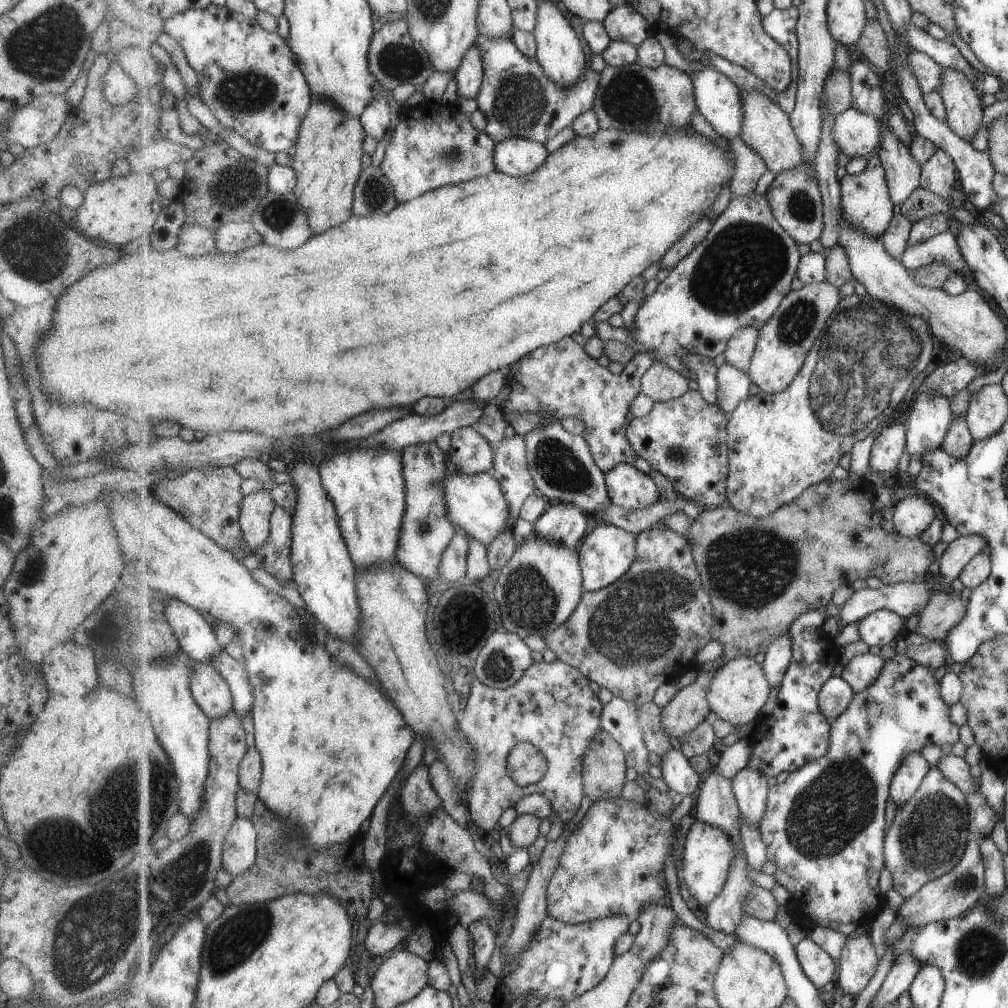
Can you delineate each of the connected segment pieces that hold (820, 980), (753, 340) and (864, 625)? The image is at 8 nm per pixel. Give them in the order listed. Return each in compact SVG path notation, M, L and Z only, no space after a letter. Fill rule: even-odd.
M805 937L796 945L796 952L804 972L817 988L821 989L835 979L838 962L817 942Z
M753 326L739 328L739 331L735 332L735 335L731 336L731 340L728 341L728 346L724 353L726 364L731 364L731 366L735 366L739 370L748 372L758 339L759 330L757 328L753 328Z
M880 609L866 618L859 624L861 640L868 646L881 648L885 645L893 645L895 638L905 626L906 618L901 617L888 609Z

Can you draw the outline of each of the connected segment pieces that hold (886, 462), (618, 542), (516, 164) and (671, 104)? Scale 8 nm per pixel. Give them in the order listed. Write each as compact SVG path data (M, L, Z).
M894 421L887 426L879 438L877 438L872 449L870 470L877 474L894 472L899 466L901 456L905 454L907 447L908 429L901 422Z
M604 523L593 529L579 550L584 591L602 590L617 582L623 574L627 574L627 570L635 563L637 547L635 538L637 535L610 523Z
M514 137L496 144L498 171L507 172L507 176L525 176L529 172L535 172L549 156L551 156L551 152L546 145L535 140L529 140L529 138Z
M640 63L623 67L607 65L601 74L601 86L597 90L593 109L599 116L602 129L626 132L671 132L685 128L695 130L691 116L698 110L693 78L679 68L663 64L653 69Z

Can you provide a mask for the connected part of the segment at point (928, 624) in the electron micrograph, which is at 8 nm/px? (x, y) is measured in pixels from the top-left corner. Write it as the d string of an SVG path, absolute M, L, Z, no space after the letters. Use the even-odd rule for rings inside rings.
M943 591L929 598L927 608L919 615L916 632L928 641L943 641L946 633L959 624L967 610L967 593L950 596Z

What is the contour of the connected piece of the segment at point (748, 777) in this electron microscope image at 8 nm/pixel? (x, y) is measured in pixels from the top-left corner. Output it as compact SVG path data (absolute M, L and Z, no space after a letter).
M746 767L732 780L742 818L758 826L768 814L769 780L759 770Z

